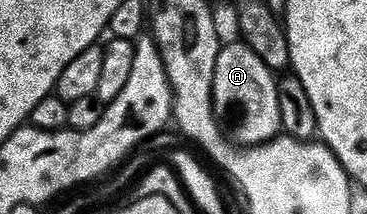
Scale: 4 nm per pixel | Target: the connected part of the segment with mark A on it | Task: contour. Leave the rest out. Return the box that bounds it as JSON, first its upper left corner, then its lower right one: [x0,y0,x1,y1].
[213,39,282,146]

